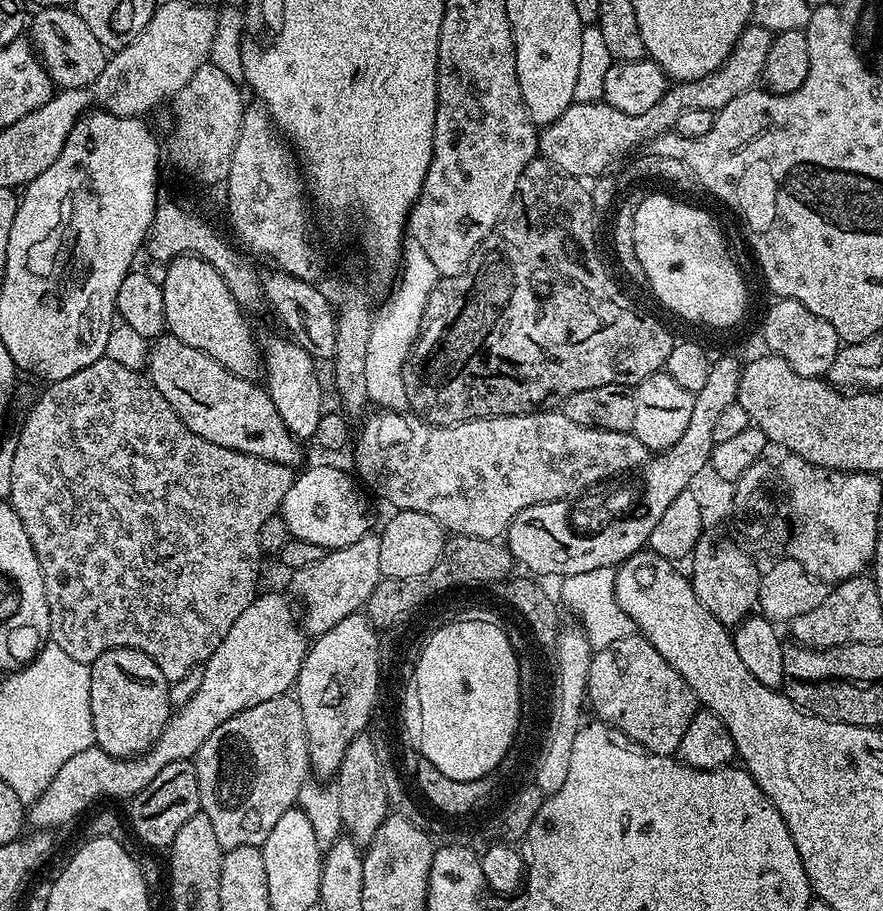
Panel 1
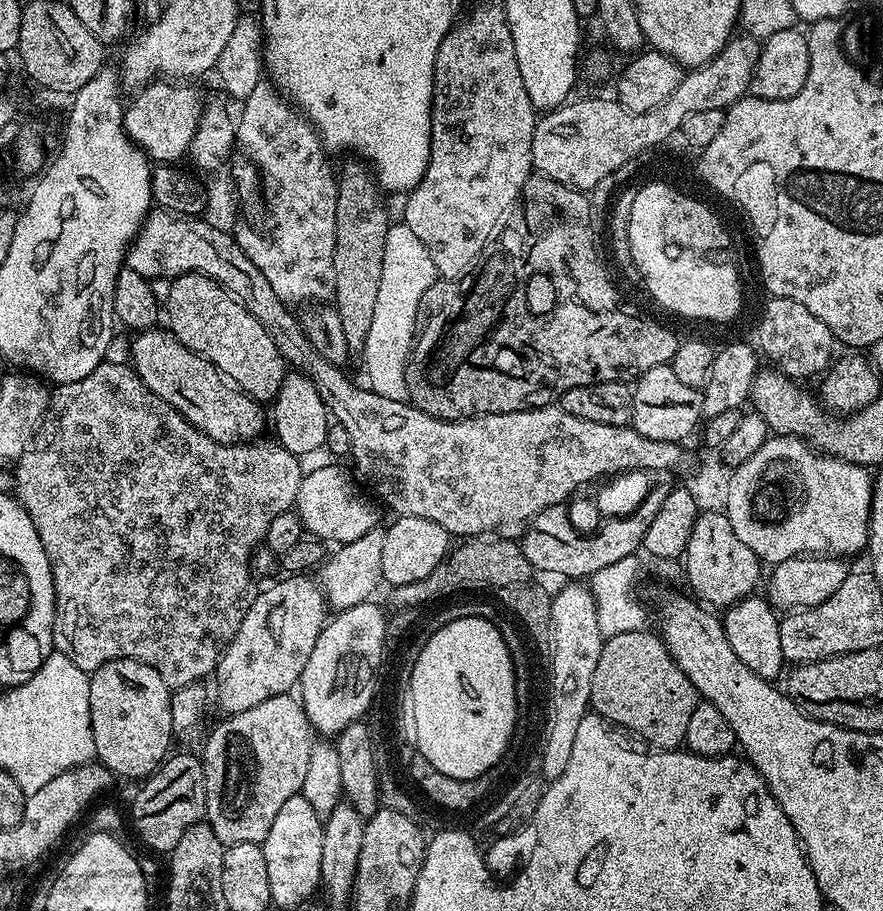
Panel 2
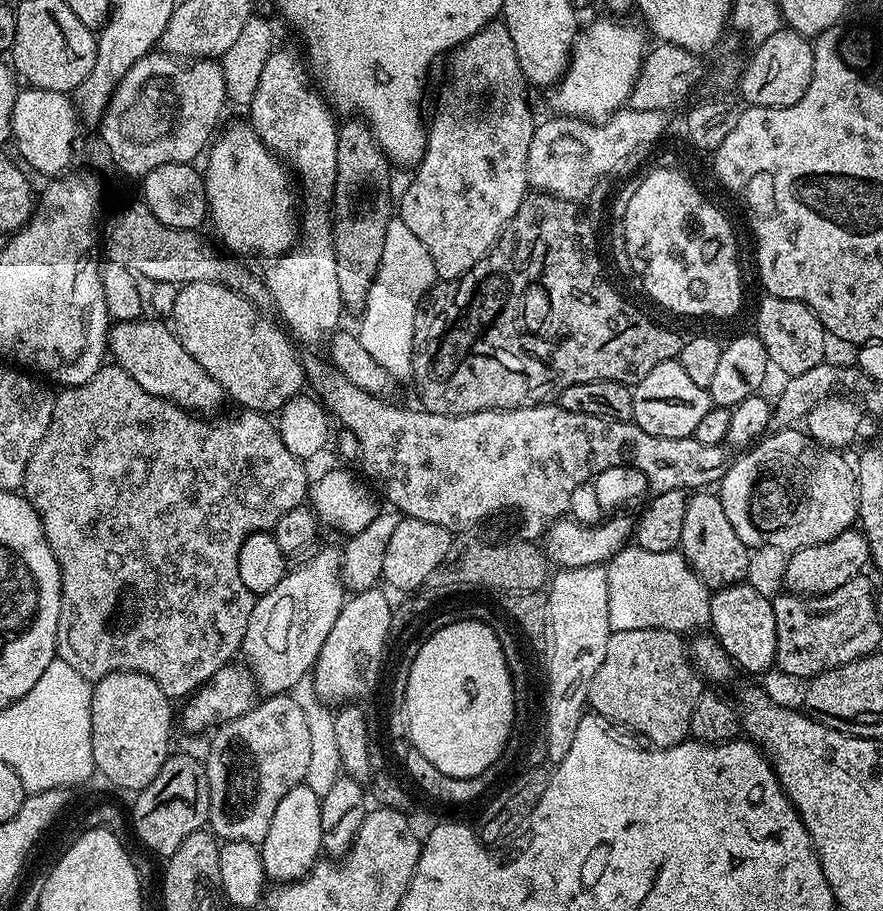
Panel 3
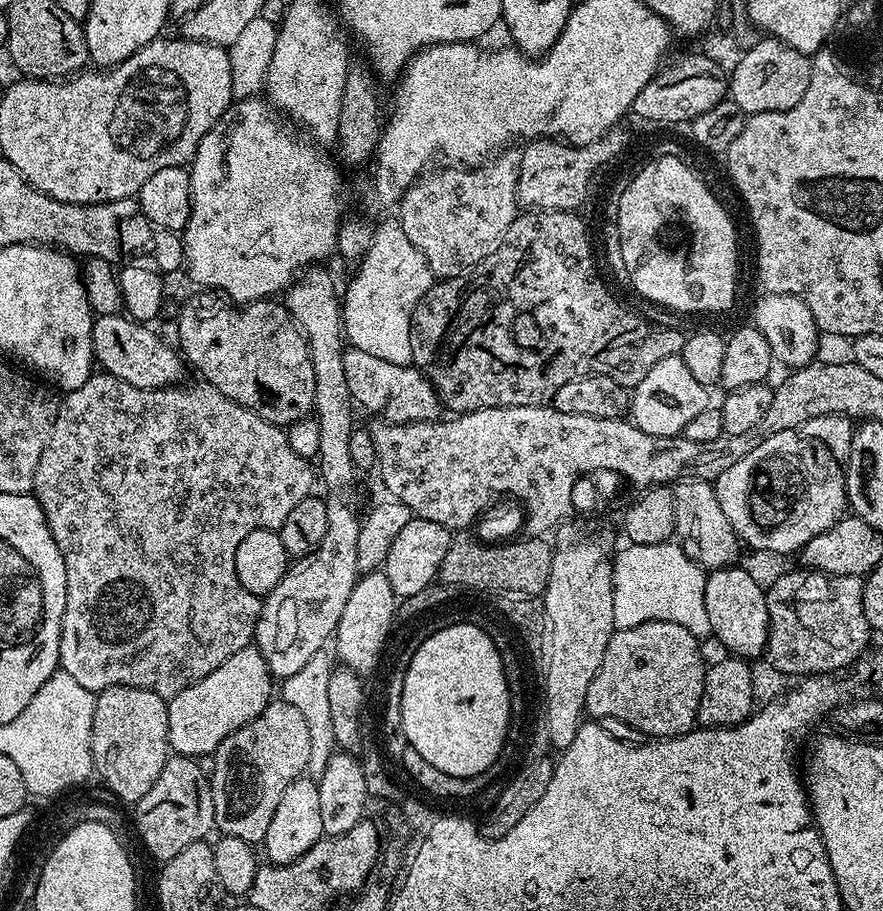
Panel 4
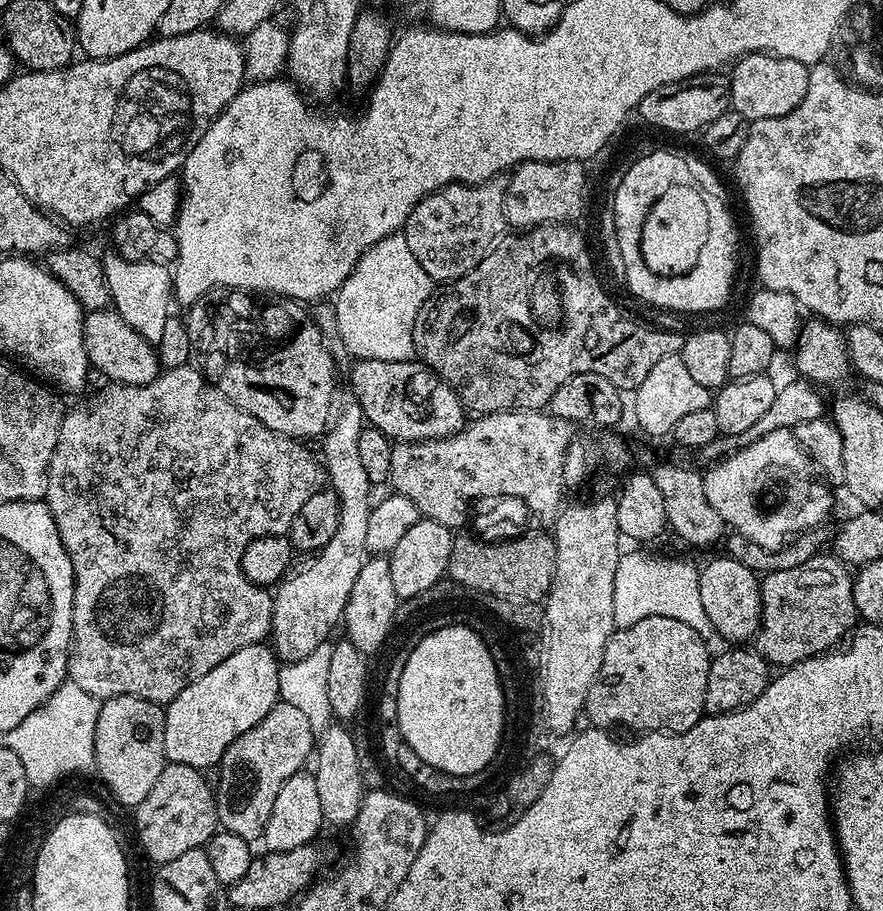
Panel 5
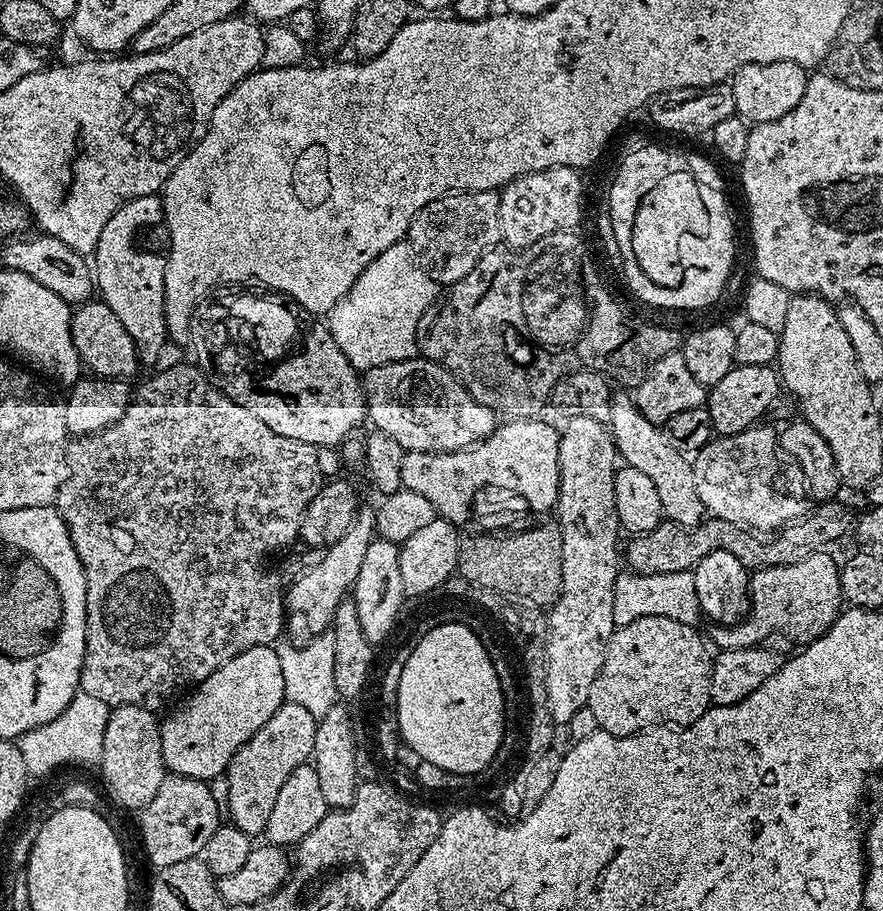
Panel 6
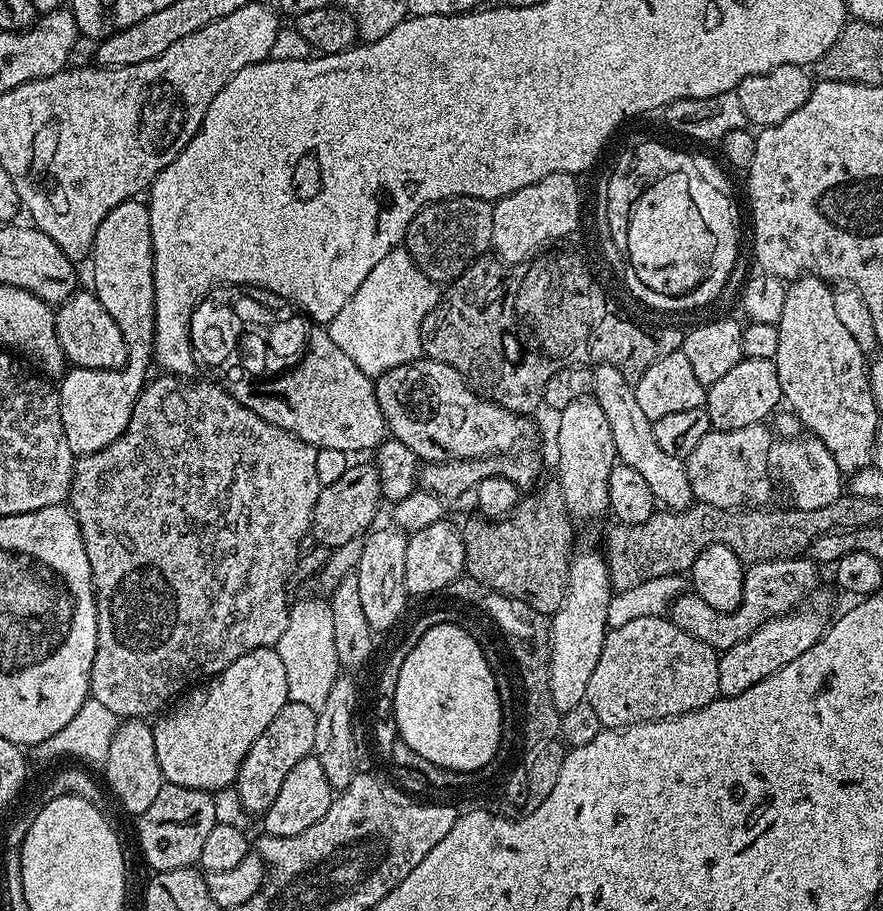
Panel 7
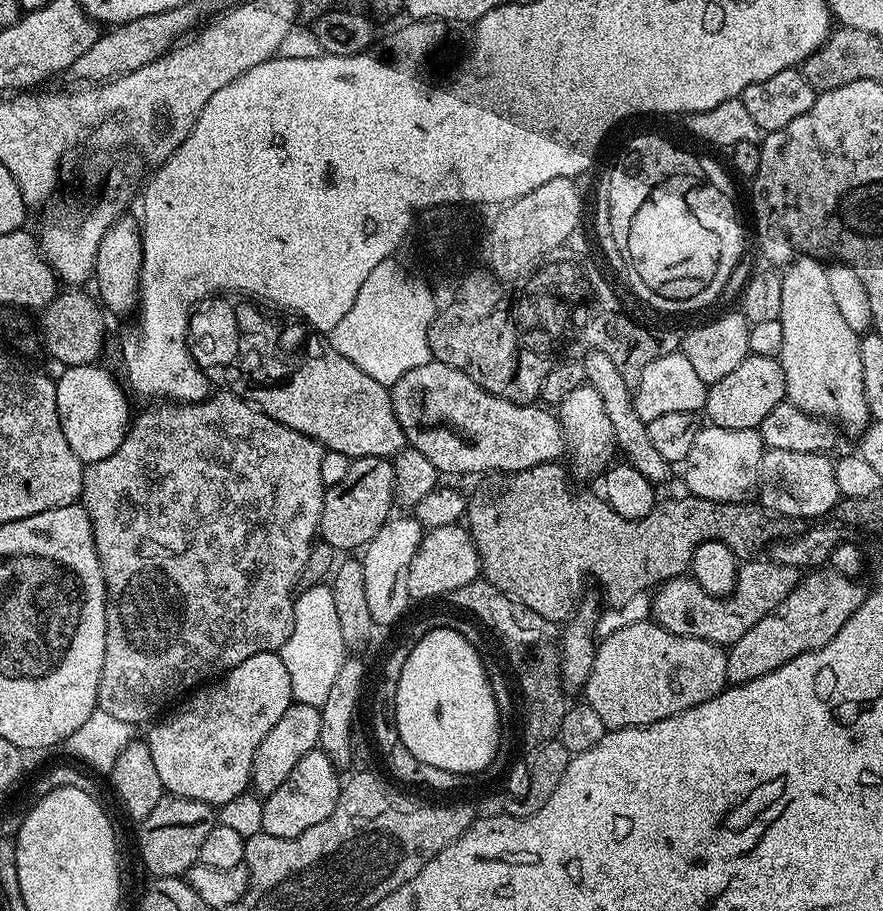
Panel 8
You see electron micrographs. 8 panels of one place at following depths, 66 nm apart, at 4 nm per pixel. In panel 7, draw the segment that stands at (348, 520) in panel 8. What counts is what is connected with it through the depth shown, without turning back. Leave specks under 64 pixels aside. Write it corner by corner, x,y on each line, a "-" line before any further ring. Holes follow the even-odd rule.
372,462
356,464
353,468
346,469
337,480
332,480
329,484
327,481
321,487
318,502
314,506
311,539
316,539
327,550
335,550
367,533
377,523
376,511
382,505
380,482
375,463

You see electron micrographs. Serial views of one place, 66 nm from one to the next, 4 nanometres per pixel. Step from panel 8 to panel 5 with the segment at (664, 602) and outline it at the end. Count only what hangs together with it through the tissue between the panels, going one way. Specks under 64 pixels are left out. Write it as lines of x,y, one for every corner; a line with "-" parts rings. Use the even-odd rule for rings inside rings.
821,554
794,570
769,572
760,580
762,614
754,648
769,665
791,668
806,658
831,652
857,627
853,577
847,571
835,555

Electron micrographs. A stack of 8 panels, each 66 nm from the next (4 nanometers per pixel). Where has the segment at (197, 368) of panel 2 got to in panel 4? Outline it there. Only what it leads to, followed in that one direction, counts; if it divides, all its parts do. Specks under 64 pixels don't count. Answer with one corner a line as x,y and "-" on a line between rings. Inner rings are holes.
124,314
96,316
92,322
92,355
95,363
114,378
130,382
139,388
171,388
179,385
184,376
185,361
175,347
160,340
147,323

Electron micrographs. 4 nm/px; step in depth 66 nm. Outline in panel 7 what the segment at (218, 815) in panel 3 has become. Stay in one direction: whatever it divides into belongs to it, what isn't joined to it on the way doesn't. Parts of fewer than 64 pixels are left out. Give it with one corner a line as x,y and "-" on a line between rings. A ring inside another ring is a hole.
289,700
278,710
278,718
262,730
258,742
250,746
246,758
236,775
234,793
240,799
240,804
248,812
263,814
270,810
274,798
278,798
278,790
282,790
282,781
302,758
313,755
314,730
316,723
317,709
310,706
302,706
302,702

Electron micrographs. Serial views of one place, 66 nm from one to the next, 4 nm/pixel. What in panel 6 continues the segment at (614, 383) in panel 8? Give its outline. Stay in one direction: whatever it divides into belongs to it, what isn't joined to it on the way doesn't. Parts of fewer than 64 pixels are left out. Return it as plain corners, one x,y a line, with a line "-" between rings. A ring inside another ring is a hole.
616,390
610,402
610,418
606,422
612,439
616,441
619,459
634,470
642,470
658,489
665,521
691,526
706,519
702,498
698,498
698,485
694,482
692,460
678,451
668,440
668,433
661,425
651,424
638,410
635,399
627,391

